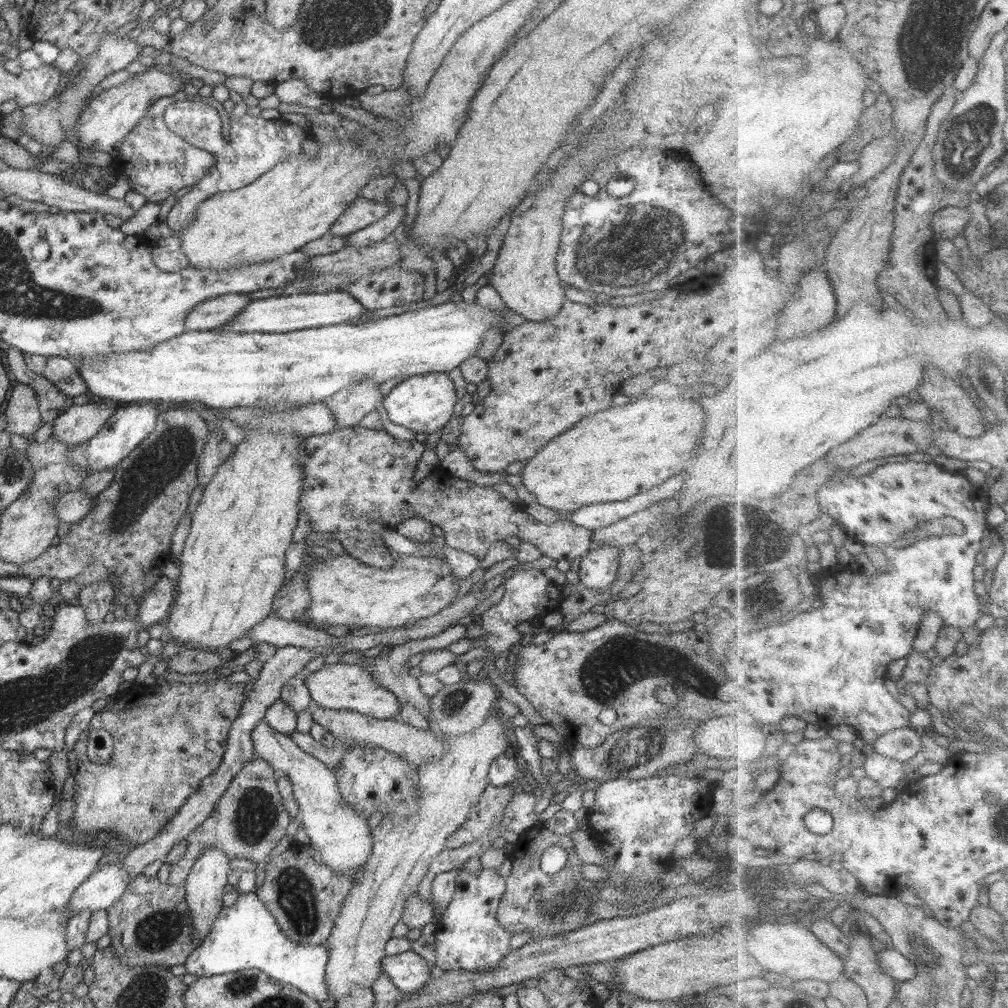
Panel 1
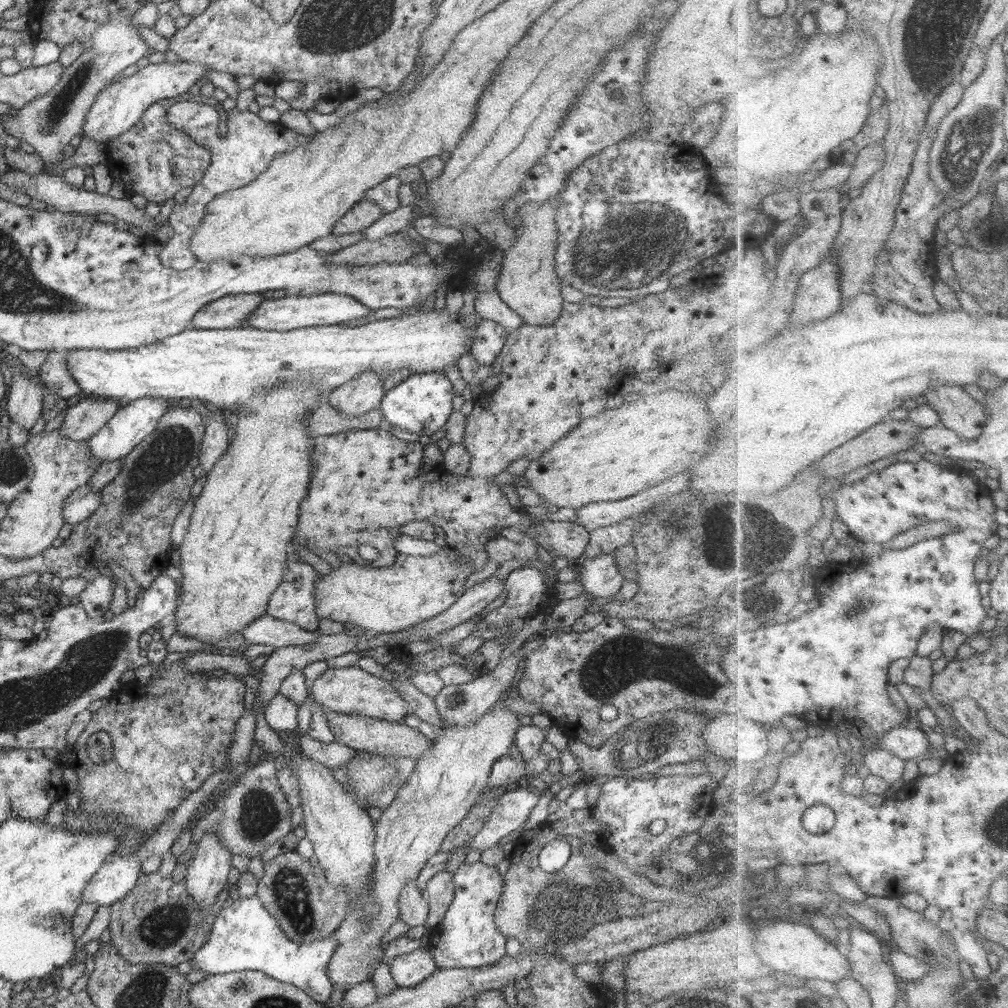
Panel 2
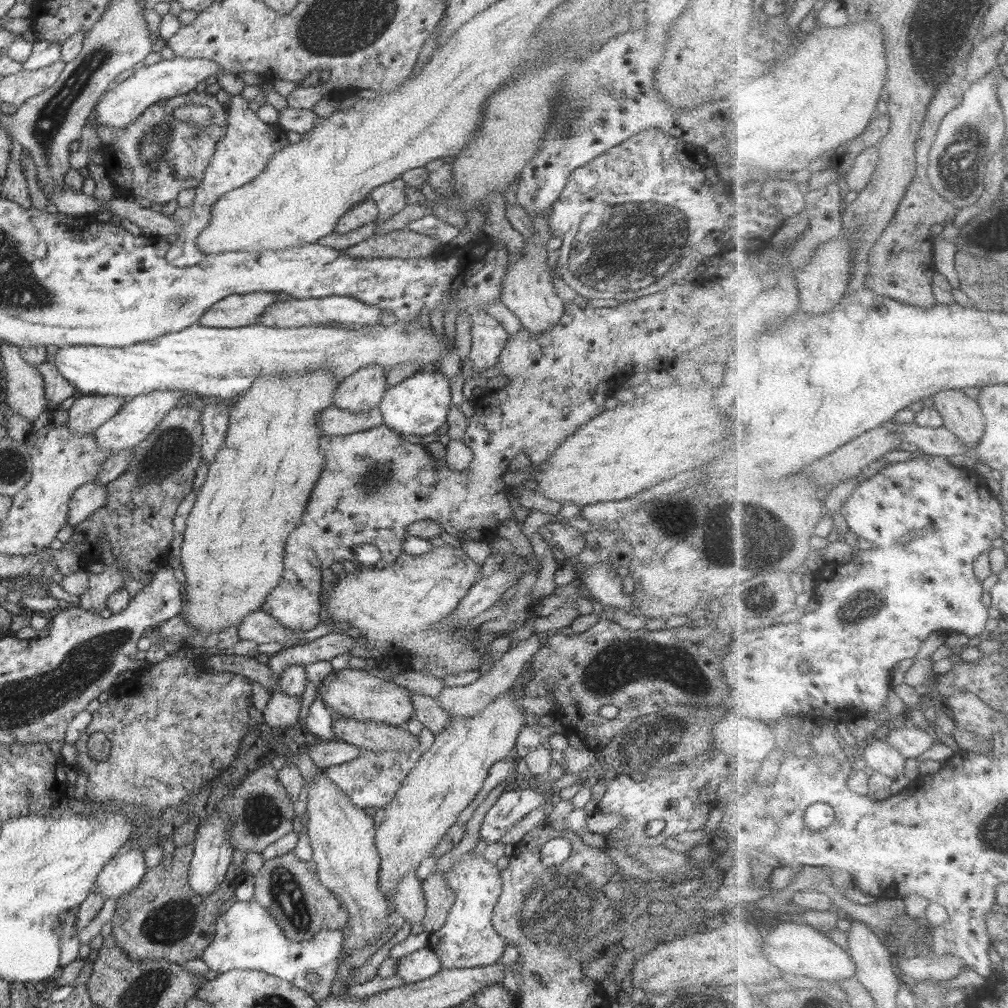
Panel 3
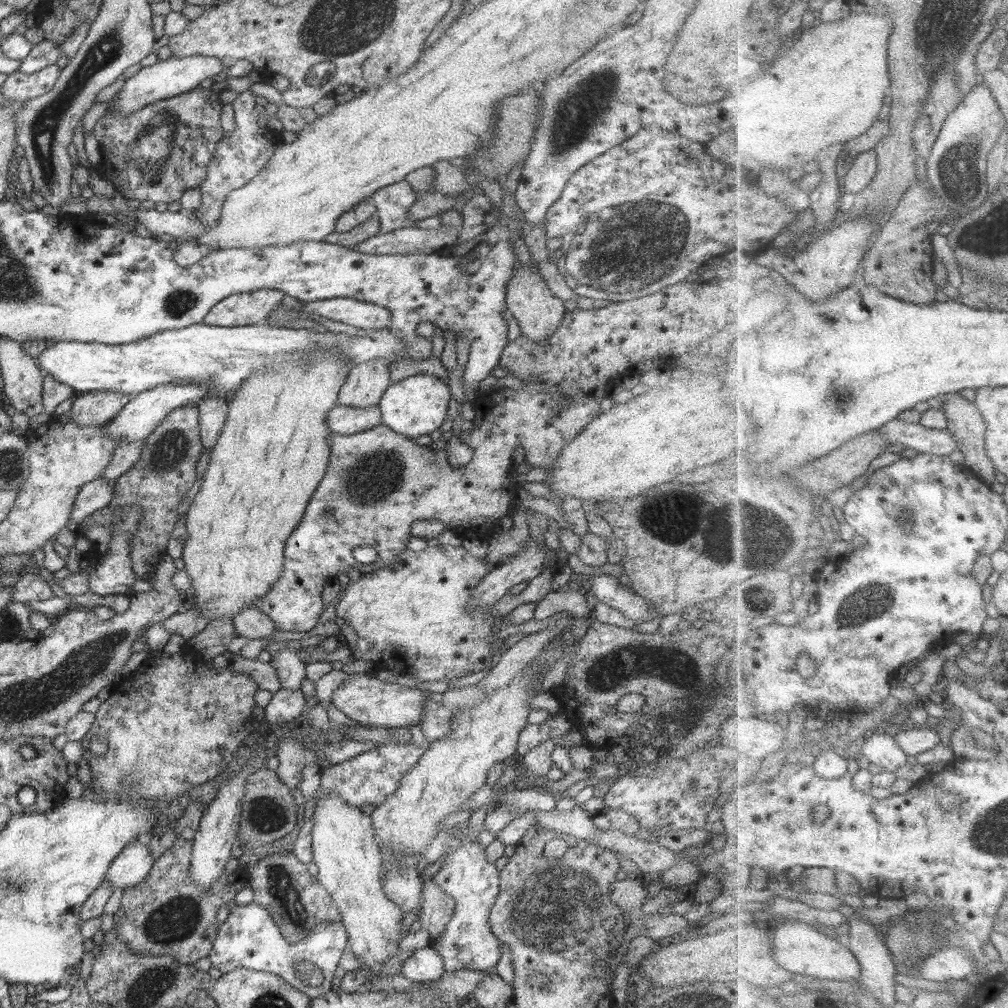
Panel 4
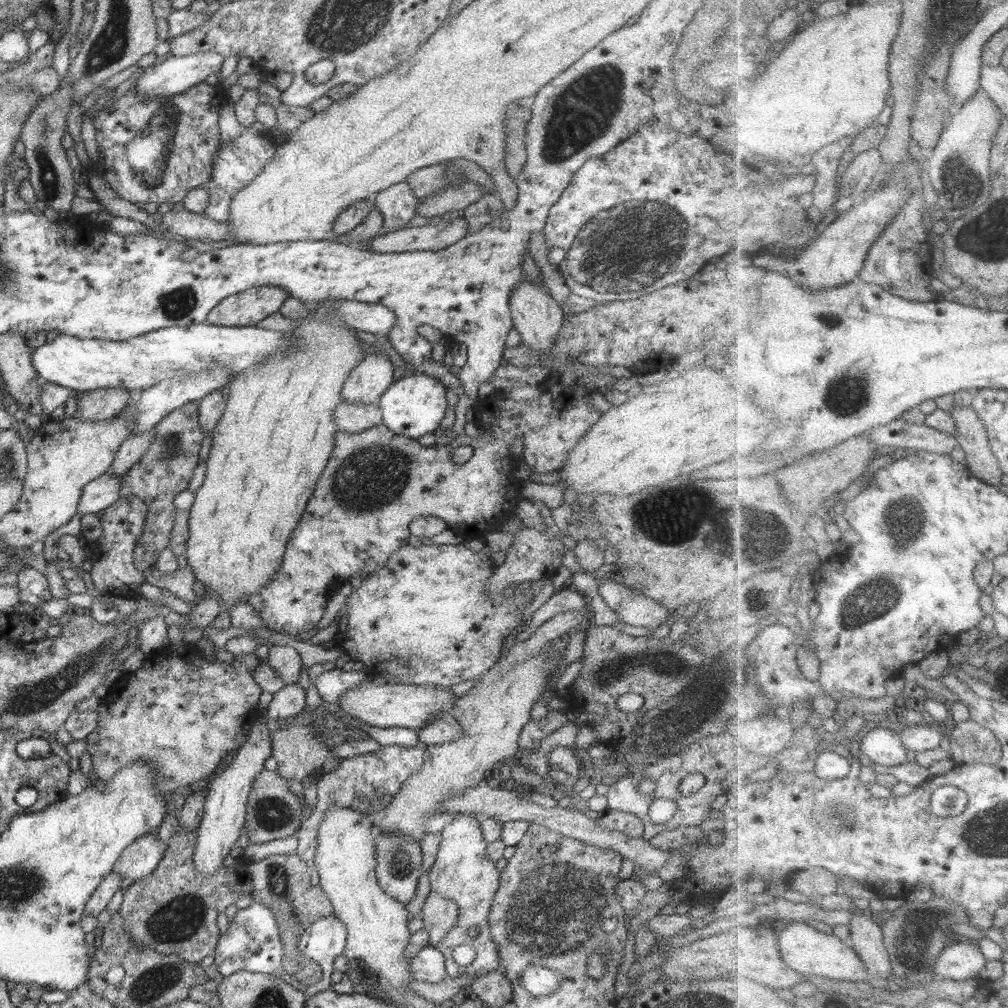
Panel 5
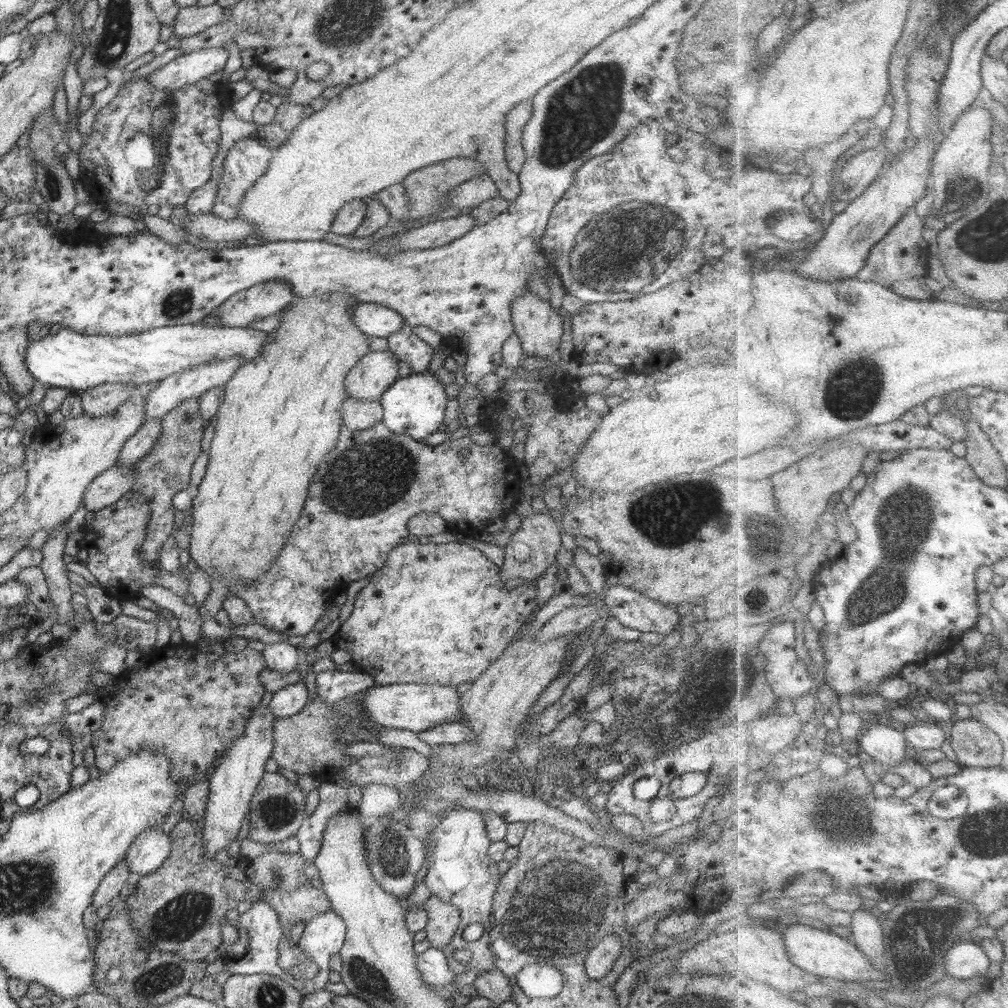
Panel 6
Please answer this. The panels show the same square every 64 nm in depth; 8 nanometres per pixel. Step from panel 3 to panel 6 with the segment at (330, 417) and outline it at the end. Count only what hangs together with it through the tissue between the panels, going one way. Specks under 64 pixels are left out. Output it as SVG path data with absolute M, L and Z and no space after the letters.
M349 396L342 404L340 413L342 413L344 425L348 429L356 431L370 429L381 421L384 409L379 400L368 402Z

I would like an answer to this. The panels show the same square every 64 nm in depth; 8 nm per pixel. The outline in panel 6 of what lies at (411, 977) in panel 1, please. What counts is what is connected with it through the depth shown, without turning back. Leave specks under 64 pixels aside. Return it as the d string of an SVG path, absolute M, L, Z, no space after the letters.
M432 946L417 954L416 969L426 983L436 988L450 988L450 984L456 978L454 971L448 967L446 953Z

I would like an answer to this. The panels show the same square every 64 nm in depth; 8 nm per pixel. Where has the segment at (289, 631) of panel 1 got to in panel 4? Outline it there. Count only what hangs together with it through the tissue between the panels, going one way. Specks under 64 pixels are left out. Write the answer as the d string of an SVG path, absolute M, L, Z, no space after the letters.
M254 606L244 607L232 618L236 632L251 639L268 638L276 628L274 622L265 613Z

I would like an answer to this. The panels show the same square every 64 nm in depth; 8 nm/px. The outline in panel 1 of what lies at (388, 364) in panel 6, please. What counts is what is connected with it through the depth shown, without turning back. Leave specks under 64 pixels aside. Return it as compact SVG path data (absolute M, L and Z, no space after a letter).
M367 378L365 382L350 384L336 394L326 397L325 403L330 412L334 413L334 420L341 428L354 427L375 410L383 402L379 385Z

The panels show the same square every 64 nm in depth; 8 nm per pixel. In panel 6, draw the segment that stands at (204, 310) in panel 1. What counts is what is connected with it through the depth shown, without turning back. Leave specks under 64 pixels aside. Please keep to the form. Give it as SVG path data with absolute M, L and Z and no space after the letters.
M268 281L240 290L214 312L225 327L247 328L254 321L282 312L295 298L286 282Z

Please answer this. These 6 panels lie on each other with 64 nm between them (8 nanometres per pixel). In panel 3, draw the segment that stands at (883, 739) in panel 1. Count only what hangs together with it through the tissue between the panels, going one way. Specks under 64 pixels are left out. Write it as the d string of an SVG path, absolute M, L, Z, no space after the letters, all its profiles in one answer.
M908 722L897 723L888 736L888 741L904 756L917 760L936 744L936 738L930 731L926 732Z

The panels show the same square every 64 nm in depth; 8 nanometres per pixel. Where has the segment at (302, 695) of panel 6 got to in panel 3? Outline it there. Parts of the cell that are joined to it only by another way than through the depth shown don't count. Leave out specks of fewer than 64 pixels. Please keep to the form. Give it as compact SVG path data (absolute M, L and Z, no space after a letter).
M274 690L263 710L264 722L272 728L295 726L301 710L301 698Z

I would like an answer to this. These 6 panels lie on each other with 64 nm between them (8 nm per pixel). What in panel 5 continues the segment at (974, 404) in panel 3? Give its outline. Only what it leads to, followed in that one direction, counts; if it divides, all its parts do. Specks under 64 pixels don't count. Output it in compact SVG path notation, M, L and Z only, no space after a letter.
M955 404L952 415L958 421L959 446L966 452L965 461L970 465L973 473L988 484L1002 486L1004 467L994 453L988 428L982 416L973 406Z

